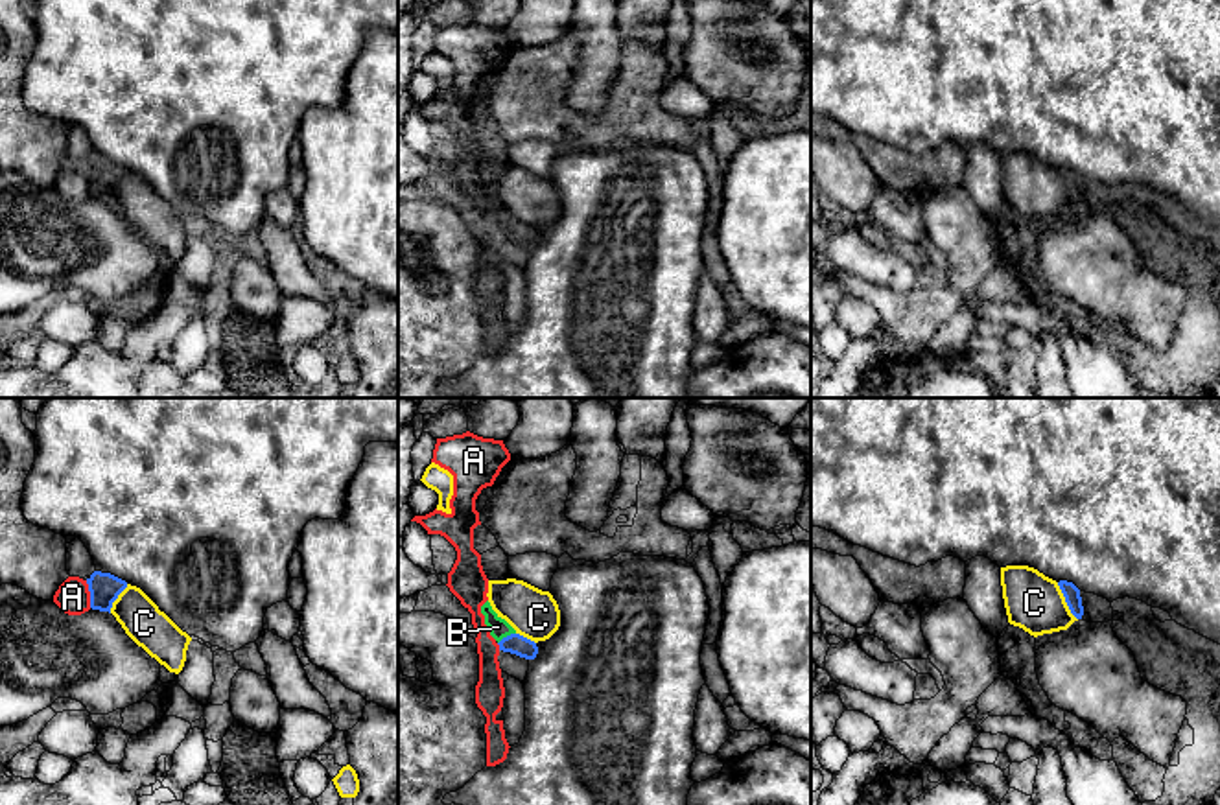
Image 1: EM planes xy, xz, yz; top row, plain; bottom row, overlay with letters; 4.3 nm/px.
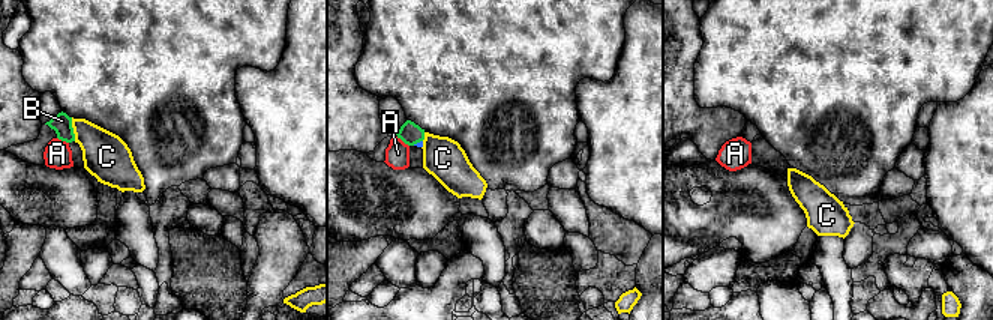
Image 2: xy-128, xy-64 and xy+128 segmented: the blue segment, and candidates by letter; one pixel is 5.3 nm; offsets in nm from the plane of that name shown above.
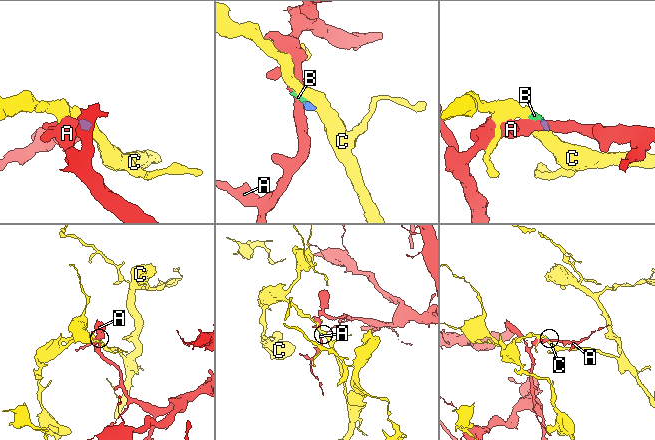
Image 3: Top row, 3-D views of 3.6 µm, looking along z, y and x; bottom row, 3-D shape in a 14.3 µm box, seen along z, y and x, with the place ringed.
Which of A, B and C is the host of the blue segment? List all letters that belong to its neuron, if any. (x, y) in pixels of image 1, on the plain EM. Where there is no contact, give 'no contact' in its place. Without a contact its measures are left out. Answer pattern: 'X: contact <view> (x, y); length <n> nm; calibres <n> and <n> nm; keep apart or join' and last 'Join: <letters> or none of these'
A: contact xy (91, 181); length 120 nm; calibres 130 and 150 nm; keep apart
B: contact xz (507, 223); length 90 nm; calibres 90 and 90 nm; join
C: contact yz (1066, 188); length 190 nm; calibres 70 and 260 nm; keep apart
Join: B

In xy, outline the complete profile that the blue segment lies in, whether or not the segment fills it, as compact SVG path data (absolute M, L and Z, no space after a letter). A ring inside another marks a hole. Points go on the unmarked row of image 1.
M94 158L88 166L90 195L100 199L109 199L118 182L127 175L127 169L111 162Z

